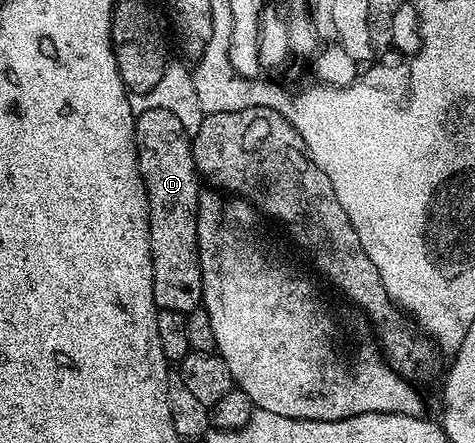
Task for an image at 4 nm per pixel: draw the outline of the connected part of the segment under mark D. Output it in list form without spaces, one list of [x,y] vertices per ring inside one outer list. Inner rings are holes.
[[[144,110],[137,113],[134,122],[134,141],[138,147],[138,169],[146,187],[146,201],[150,207],[150,257],[154,275],[154,303],[161,310],[195,312],[202,302],[202,271],[198,261],[196,234],[200,177],[194,167],[192,137],[186,133],[176,114],[168,110]]]

